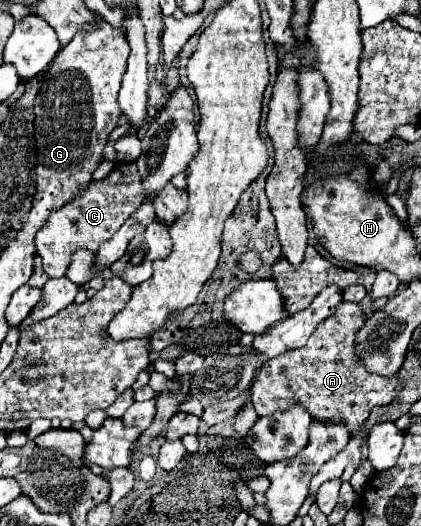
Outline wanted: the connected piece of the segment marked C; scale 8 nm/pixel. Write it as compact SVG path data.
M116 164L114 172L100 180L90 182L86 188L86 194L78 198L78 202L70 202L70 206L62 206L62 210L56 210L50 214L46 226L36 234L36 248L38 256L42 258L42 268L50 278L60 278L66 274L70 256L78 248L86 248L96 252L98 246L112 238L112 234L130 218L144 202L146 188L142 186L142 180L138 178L136 164Z

